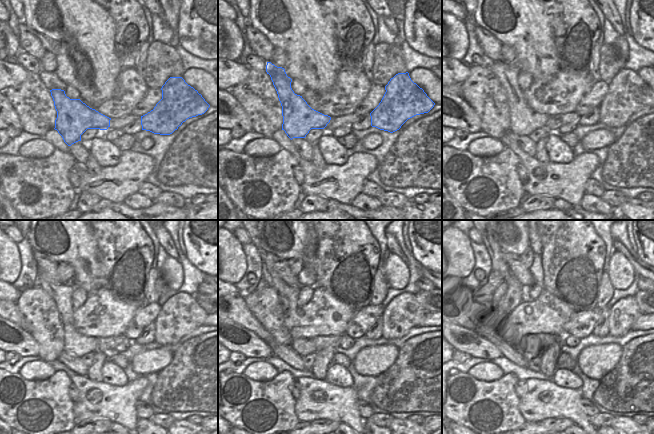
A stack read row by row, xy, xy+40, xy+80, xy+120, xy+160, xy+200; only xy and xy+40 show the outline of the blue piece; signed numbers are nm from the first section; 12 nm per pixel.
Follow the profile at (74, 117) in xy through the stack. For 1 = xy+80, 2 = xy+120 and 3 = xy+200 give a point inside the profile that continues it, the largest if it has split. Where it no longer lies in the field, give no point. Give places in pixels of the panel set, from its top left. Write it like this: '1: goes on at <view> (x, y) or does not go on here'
1: goes on at xy+80 (523, 120)
2: goes on at xy+120 (76, 343)
3: goes on at xy+200 (526, 349)

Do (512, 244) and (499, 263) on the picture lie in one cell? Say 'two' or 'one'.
two

